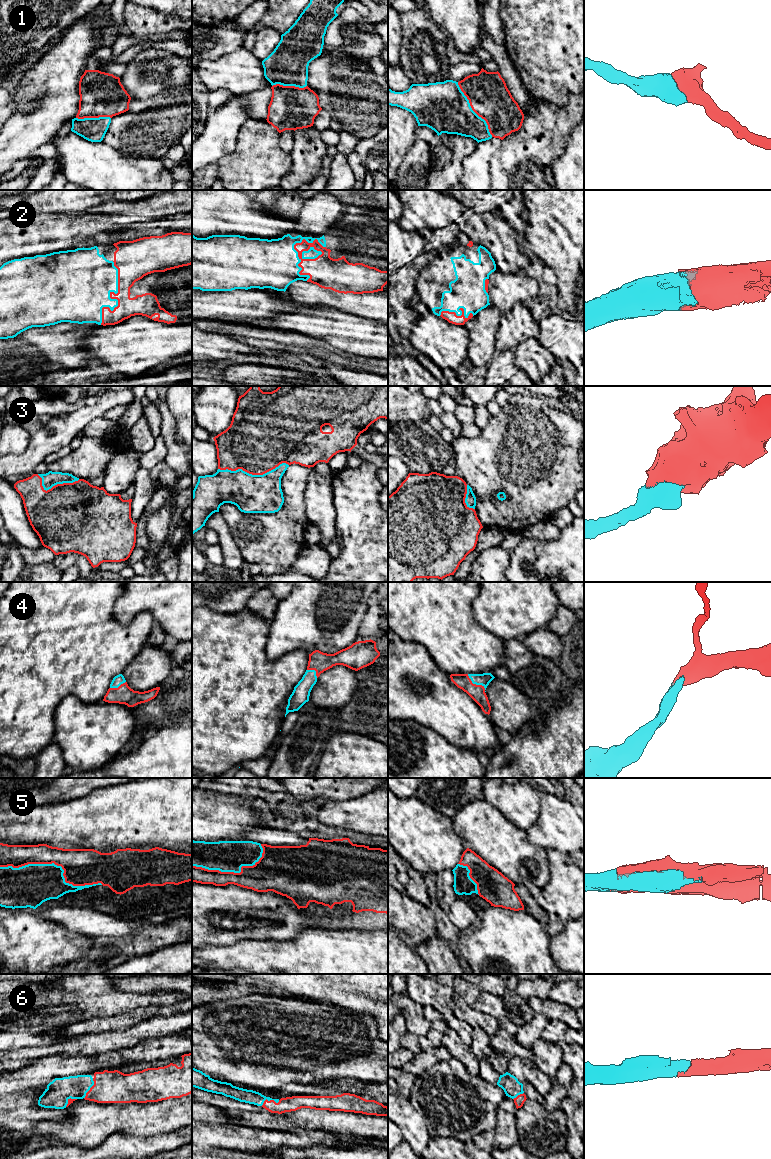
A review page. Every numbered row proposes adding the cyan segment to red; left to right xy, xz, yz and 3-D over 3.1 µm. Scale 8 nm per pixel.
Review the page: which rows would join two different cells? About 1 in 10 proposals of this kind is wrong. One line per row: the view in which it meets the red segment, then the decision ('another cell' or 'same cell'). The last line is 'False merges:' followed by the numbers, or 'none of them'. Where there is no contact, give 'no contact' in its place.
1: yz | same cell
2: xz | same cell
3: xz | same cell
4: yz | same cell
5: xy | same cell
6: xz | same cell
False merges: none of them

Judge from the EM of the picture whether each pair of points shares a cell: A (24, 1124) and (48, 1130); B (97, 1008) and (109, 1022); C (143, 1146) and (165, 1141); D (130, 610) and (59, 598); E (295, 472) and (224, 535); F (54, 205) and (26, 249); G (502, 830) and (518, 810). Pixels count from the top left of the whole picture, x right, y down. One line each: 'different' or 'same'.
A: different
B: different
C: same
D: different
E: different
F: different
G: different

